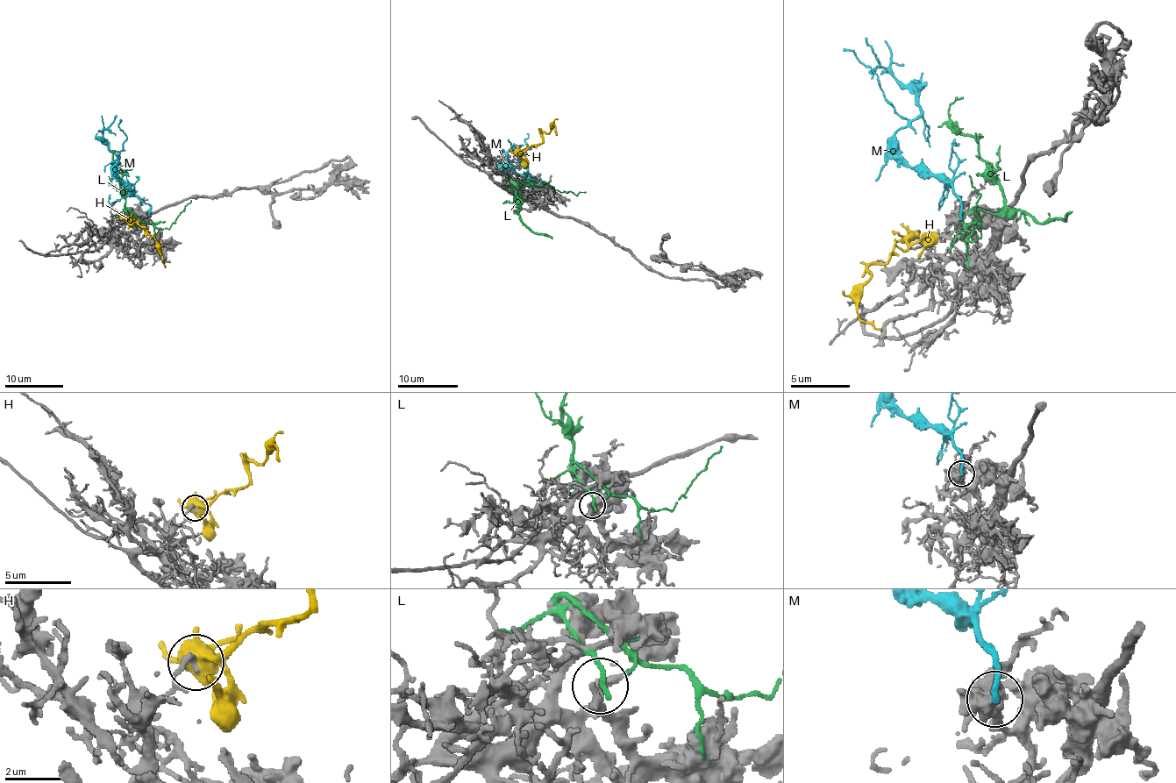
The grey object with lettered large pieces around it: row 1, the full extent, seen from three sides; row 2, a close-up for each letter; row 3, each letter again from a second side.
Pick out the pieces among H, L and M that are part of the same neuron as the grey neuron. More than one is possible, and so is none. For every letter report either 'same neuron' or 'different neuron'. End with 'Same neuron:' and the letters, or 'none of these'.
H: different neuron
L: different neuron
M: different neuron
Same neuron: none of these

